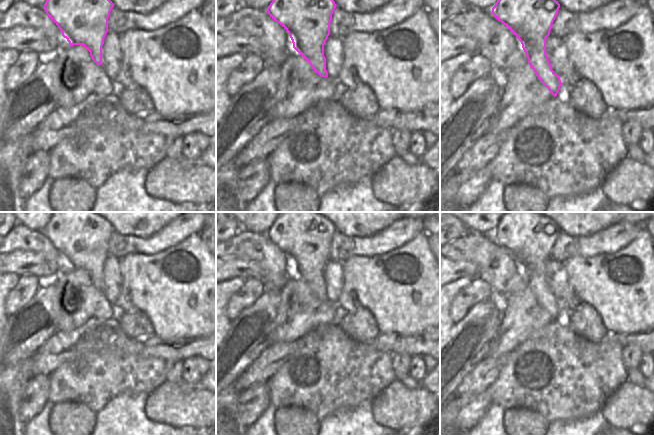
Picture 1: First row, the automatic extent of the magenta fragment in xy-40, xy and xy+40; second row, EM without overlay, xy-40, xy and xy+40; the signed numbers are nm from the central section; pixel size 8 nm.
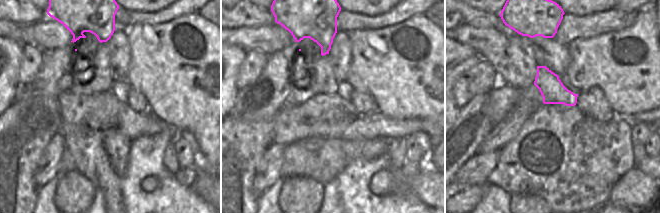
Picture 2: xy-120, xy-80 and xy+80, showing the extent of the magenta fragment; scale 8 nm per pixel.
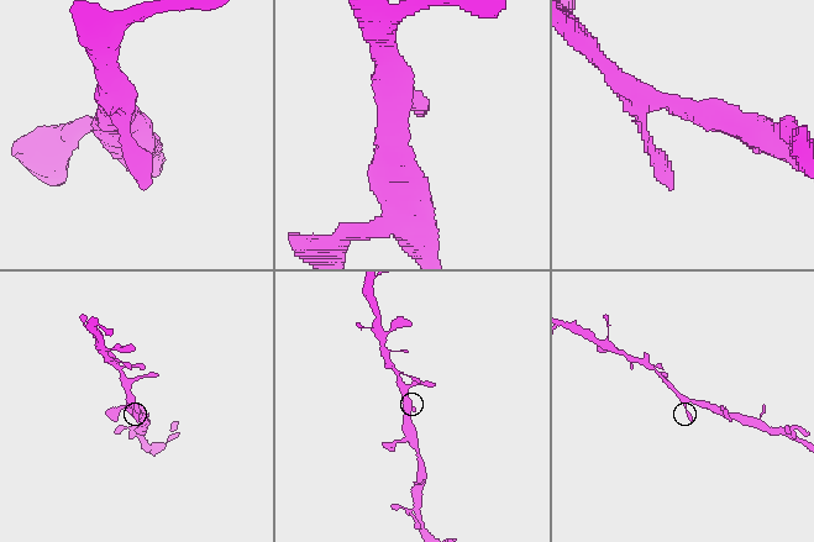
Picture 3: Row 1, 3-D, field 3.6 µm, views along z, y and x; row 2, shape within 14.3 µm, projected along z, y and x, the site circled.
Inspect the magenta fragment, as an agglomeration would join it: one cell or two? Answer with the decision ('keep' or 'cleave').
keep

